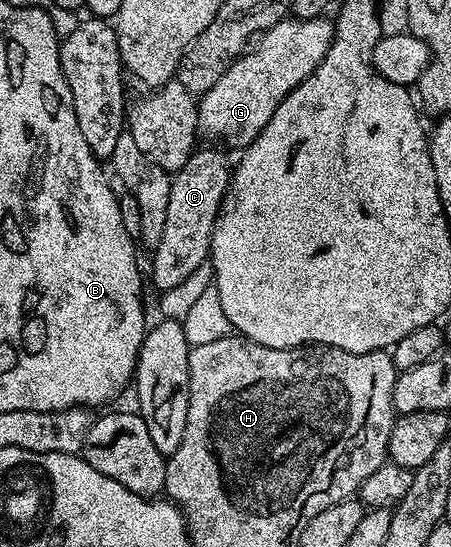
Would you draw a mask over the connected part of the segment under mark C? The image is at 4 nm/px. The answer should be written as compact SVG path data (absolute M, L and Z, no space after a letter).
M202 146L194 150L193 156L171 178L171 201L167 201L167 222L163 229L163 238L157 247L152 248L153 283L161 291L173 291L181 287L197 270L206 266L211 245L211 233L215 229L217 215L221 211L221 202L229 188L231 159L224 155L224 150L216 151L213 147Z

